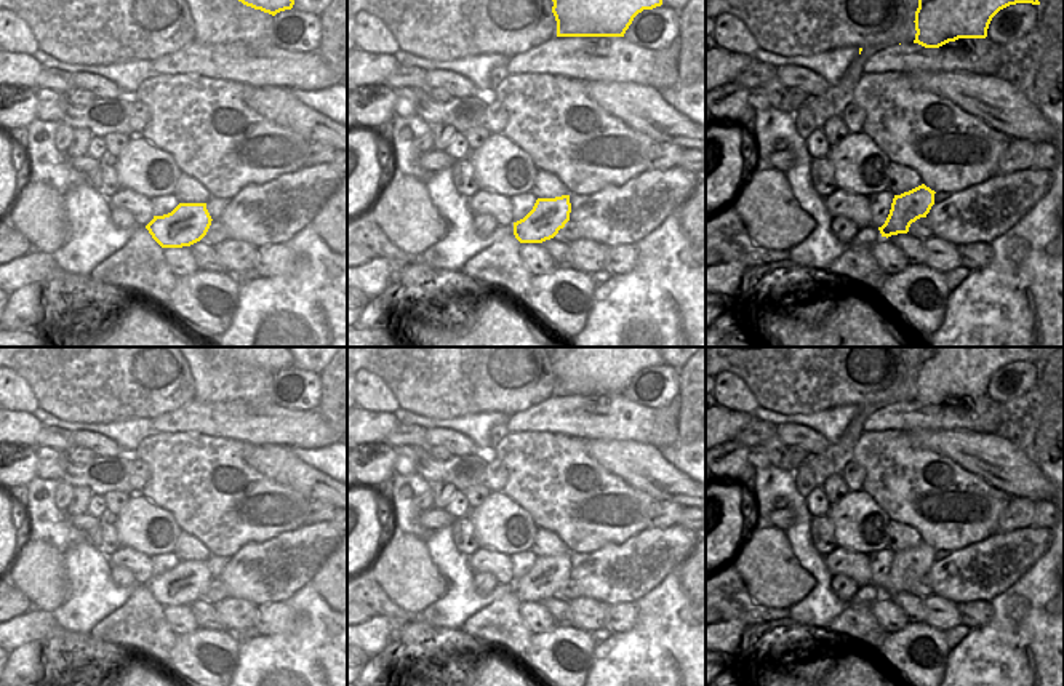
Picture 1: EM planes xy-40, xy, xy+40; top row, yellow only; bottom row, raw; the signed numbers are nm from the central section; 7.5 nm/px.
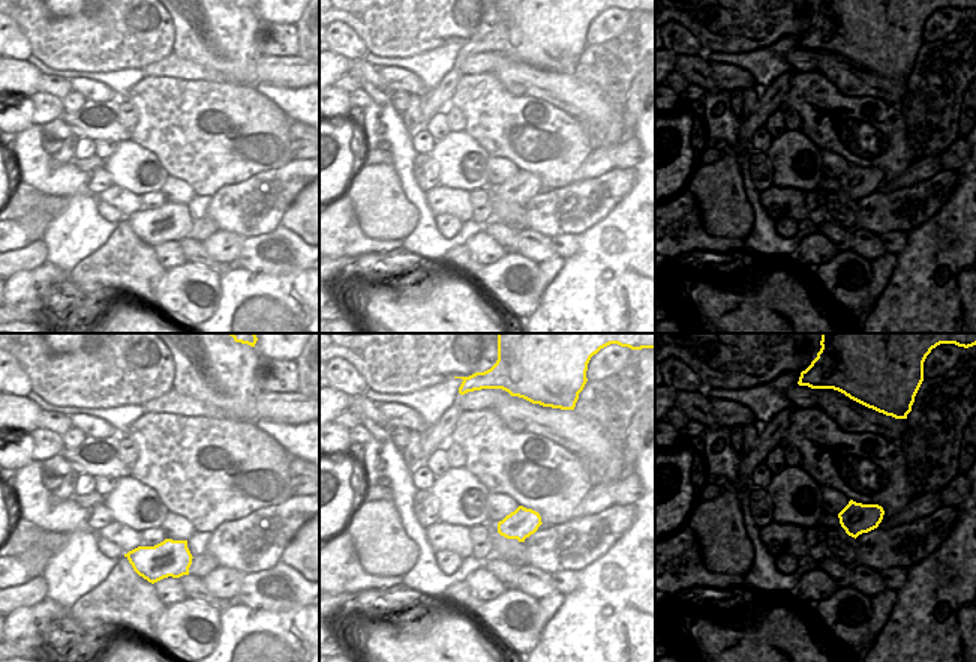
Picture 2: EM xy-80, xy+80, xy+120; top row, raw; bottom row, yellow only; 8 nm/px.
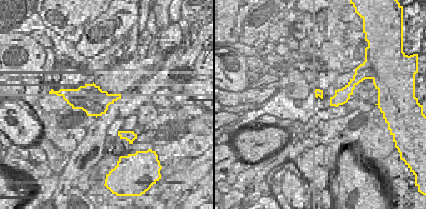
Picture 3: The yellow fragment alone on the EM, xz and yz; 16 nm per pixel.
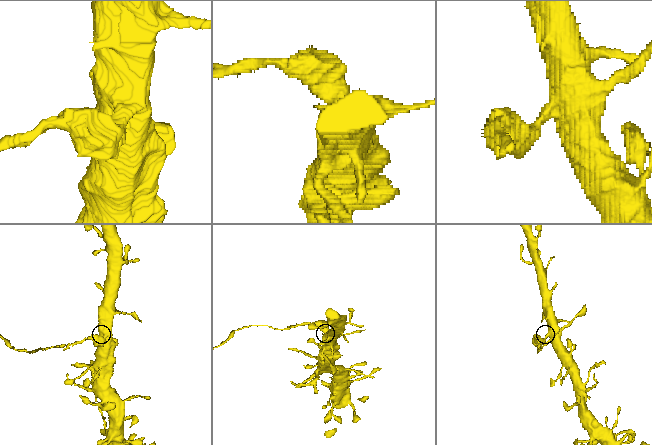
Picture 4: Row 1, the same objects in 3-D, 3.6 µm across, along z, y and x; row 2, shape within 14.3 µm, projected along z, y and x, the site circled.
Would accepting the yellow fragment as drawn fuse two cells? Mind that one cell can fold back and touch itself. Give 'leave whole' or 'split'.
split

